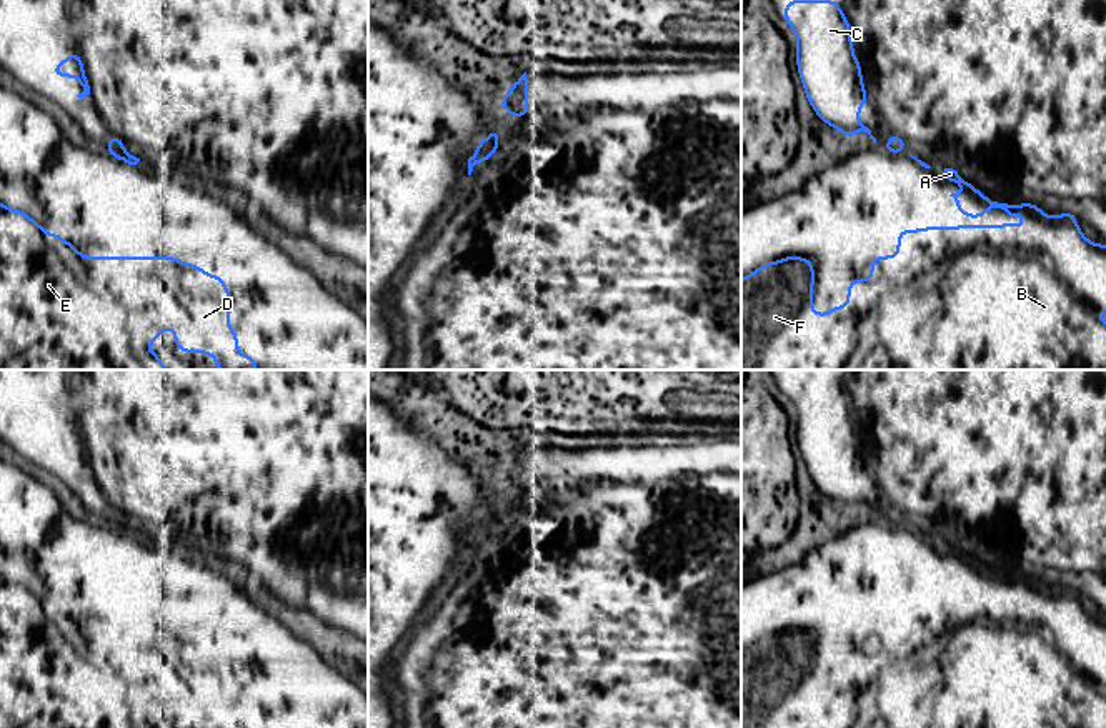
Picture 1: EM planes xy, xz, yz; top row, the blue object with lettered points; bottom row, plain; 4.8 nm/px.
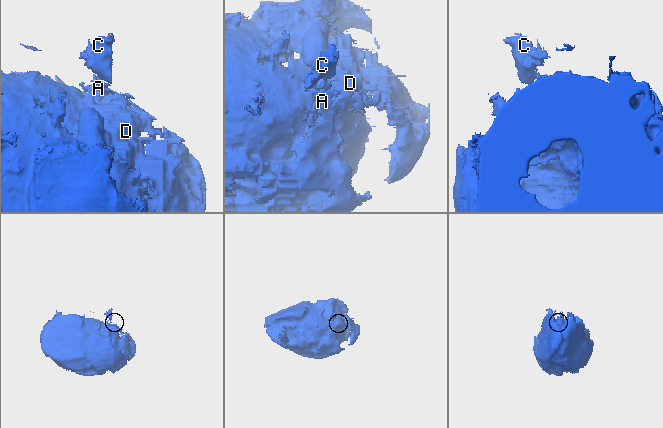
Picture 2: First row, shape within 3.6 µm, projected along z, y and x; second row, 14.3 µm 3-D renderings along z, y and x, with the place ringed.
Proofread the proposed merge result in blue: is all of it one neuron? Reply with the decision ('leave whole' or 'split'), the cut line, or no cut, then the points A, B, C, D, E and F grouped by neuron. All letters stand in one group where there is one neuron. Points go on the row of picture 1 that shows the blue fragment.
split; cut in xz along (482, 145), (490, 150), (490, 157); A B D E F / C

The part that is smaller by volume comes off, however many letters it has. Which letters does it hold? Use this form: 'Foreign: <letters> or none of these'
Foreign: C

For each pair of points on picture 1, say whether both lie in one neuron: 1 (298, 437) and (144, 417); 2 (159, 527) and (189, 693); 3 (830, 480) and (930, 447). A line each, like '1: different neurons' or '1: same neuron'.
1: same neuron
2: different neurons
3: same neuron

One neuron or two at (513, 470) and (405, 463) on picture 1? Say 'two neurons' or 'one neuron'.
two neurons

